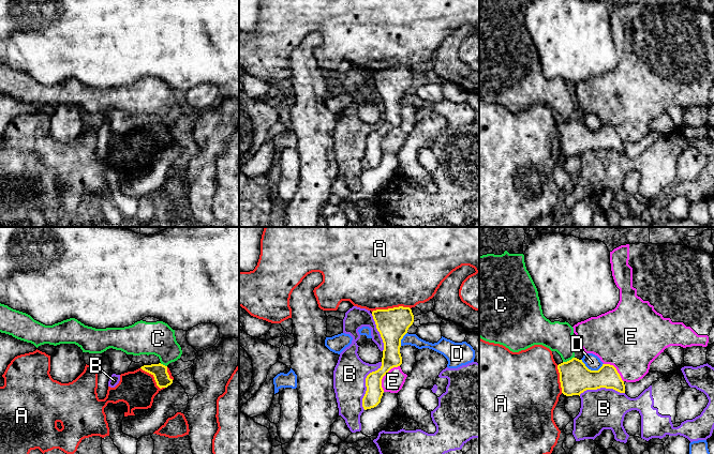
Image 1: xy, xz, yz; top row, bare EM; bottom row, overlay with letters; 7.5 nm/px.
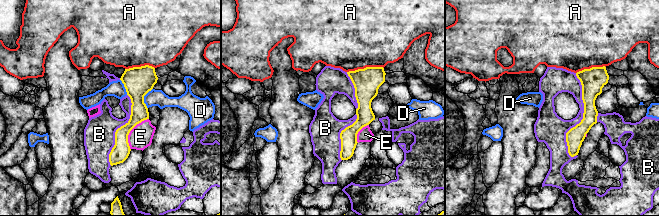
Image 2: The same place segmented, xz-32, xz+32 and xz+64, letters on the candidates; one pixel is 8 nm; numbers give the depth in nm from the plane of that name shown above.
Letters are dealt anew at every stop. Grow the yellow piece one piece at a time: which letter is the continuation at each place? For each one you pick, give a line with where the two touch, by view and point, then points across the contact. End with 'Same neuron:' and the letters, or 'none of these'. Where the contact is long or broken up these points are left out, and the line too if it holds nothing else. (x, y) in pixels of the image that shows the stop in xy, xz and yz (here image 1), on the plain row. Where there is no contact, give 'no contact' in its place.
Same neuron: none of these

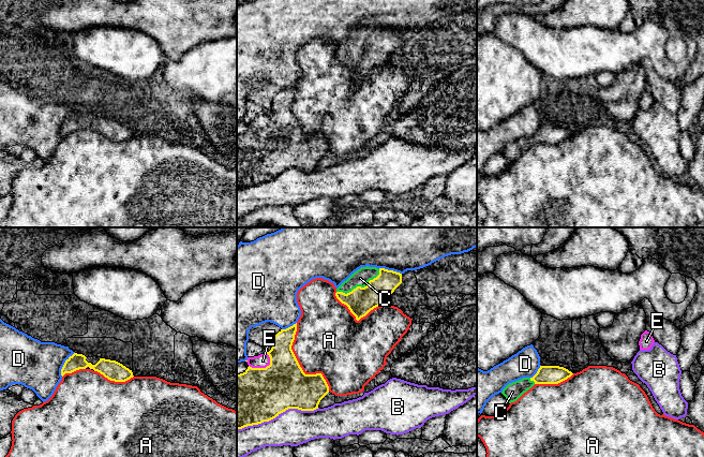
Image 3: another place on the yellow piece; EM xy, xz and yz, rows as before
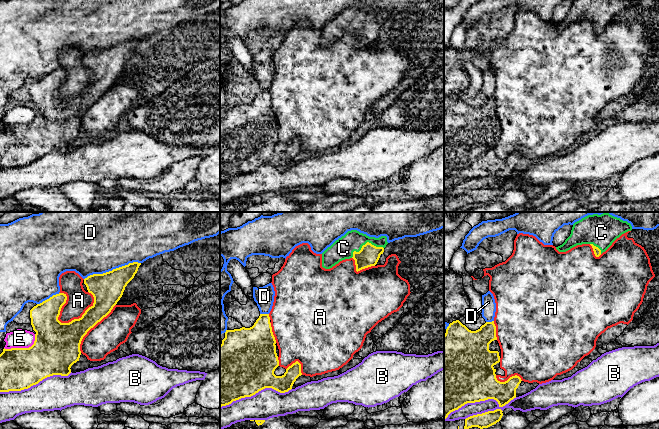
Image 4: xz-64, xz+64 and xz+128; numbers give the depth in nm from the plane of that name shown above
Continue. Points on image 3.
C: contact xz (360, 46)
Same neuron: C

